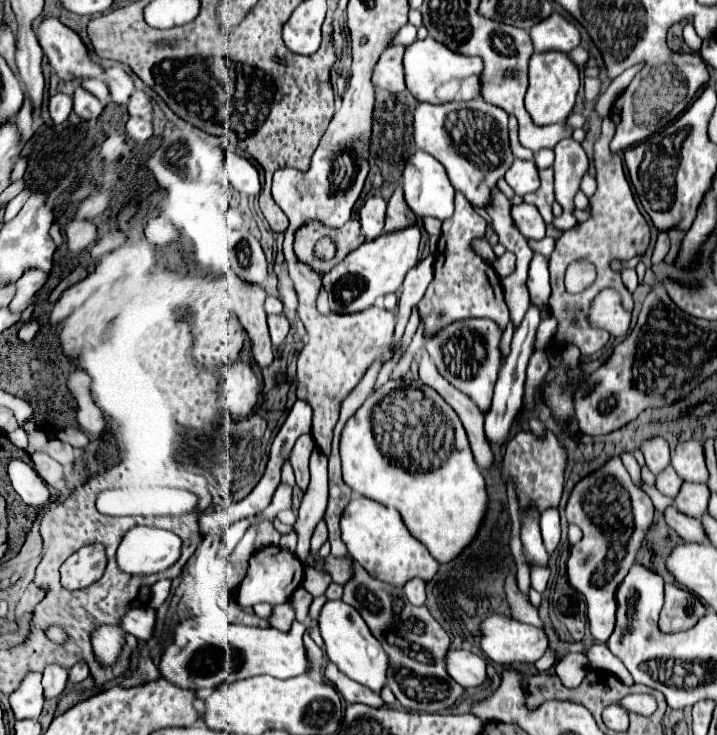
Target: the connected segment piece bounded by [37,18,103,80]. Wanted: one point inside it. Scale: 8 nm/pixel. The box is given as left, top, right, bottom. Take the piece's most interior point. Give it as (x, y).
(68, 57)

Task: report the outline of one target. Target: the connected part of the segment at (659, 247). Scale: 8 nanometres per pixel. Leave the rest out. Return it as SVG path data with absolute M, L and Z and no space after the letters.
M659 232L659 238L657 238L657 244L655 244L655 252L653 252L653 266L661 264L663 258L667 256L669 252L669 234L667 232Z

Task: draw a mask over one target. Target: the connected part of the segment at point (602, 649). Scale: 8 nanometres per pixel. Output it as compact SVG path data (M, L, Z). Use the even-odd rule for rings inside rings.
M595 644L589 652L587 652L587 658L591 660L591 666L595 670L605 670L613 676L617 676L625 686L631 686L633 684L633 678L631 674L627 672L627 668L623 666L623 662L605 646L605 644Z

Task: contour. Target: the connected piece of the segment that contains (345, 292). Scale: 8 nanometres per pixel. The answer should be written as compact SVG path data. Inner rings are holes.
M415 224L415 226L407 226L407 230L397 230L393 234L381 234L379 238L371 242L363 242L343 262L339 262L329 274L323 276L323 288L329 294L331 310L333 312L361 312L373 306L377 298L383 298L389 292L397 292L399 286L403 284L405 274L419 262L419 240L421 240L421 230L419 230L419 224Z

